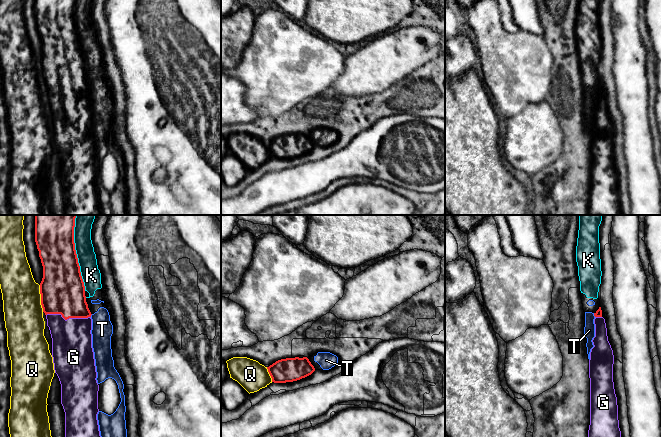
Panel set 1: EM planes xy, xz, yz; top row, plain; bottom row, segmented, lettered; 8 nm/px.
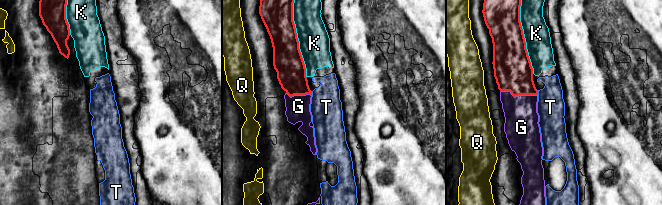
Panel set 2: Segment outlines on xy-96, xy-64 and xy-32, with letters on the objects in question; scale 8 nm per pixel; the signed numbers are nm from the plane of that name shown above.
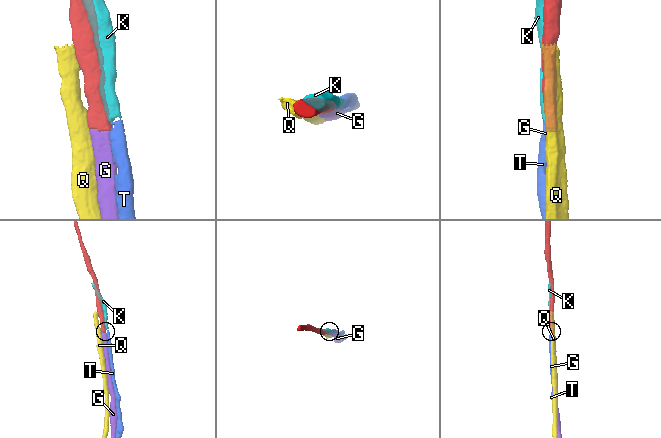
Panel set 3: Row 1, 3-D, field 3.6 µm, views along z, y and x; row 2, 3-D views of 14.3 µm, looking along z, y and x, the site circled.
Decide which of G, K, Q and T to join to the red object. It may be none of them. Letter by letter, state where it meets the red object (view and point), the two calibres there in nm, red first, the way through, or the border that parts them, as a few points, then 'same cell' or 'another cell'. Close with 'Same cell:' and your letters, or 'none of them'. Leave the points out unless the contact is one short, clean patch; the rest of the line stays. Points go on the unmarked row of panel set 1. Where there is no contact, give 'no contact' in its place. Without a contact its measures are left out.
G: contact xy (68, 94); calibres 360 and 320 nm; way xy (62, 65), (62, 75), (68, 94), (72, 124); same cell
K: contact xy (76, 33); calibres 340 and 150 nm; another cell
Q: contact xy (41, 74); calibres 360 and 320 nm; another cell
T: contact xy (91, 90); calibres 300 and 180 nm; border xy (92, 90), (90, 92); another cell
Same cell: G

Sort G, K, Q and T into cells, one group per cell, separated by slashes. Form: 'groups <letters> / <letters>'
groups G / K T / Q

